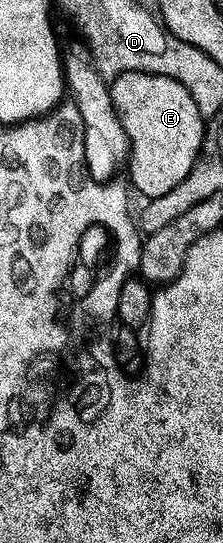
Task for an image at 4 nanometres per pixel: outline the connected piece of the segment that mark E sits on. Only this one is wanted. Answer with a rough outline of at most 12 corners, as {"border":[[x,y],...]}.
{"border":[[127,71],[112,78],[129,136],[127,172],[145,199],[197,161],[202,117],[187,87]]}

